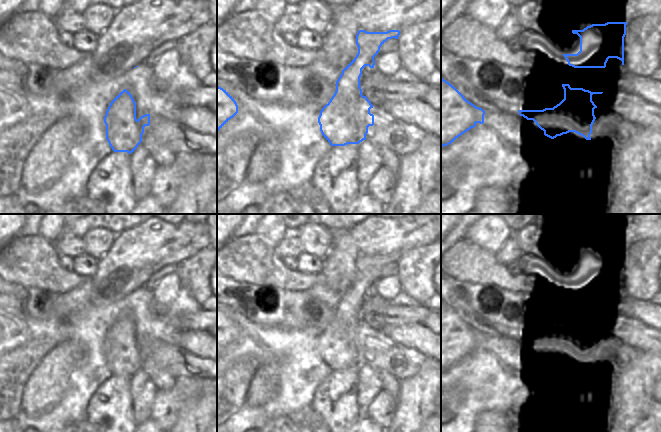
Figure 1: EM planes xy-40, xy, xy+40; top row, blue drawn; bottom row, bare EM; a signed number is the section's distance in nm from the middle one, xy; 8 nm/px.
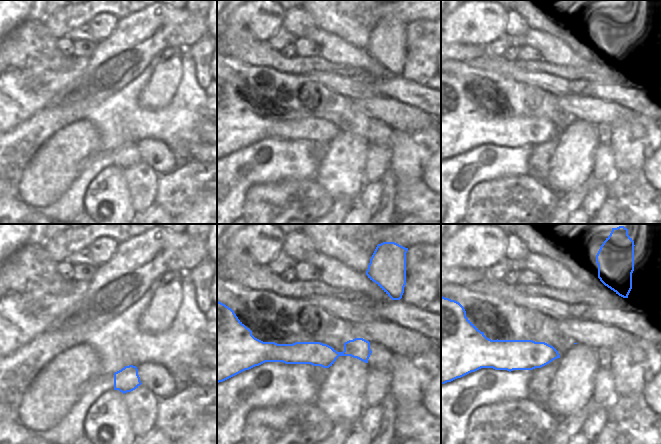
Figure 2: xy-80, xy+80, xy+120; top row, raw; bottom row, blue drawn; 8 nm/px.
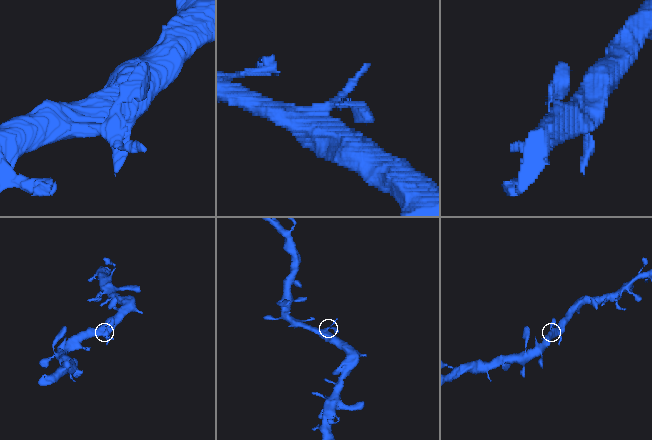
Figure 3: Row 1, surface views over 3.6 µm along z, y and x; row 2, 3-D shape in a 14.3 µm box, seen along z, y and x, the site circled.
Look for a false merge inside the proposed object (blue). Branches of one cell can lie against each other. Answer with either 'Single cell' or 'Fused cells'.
Single cell

